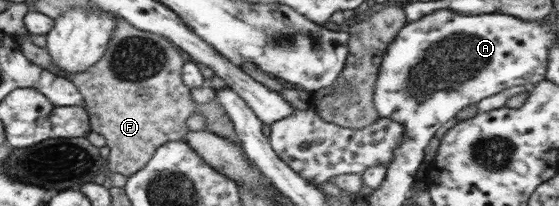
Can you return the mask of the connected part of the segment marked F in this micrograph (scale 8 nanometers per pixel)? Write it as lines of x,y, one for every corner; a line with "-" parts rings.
119,19
107,52
95,65
79,73
66,73
54,63
48,51
29,39
20,44
21,52
30,62
67,78
78,87
89,115
91,130
106,138
109,157
105,171
132,176
144,168
155,150
164,143
178,141
190,131
186,122
198,106
191,97
191,89
182,80
184,52
168,38
137,30
129,22

